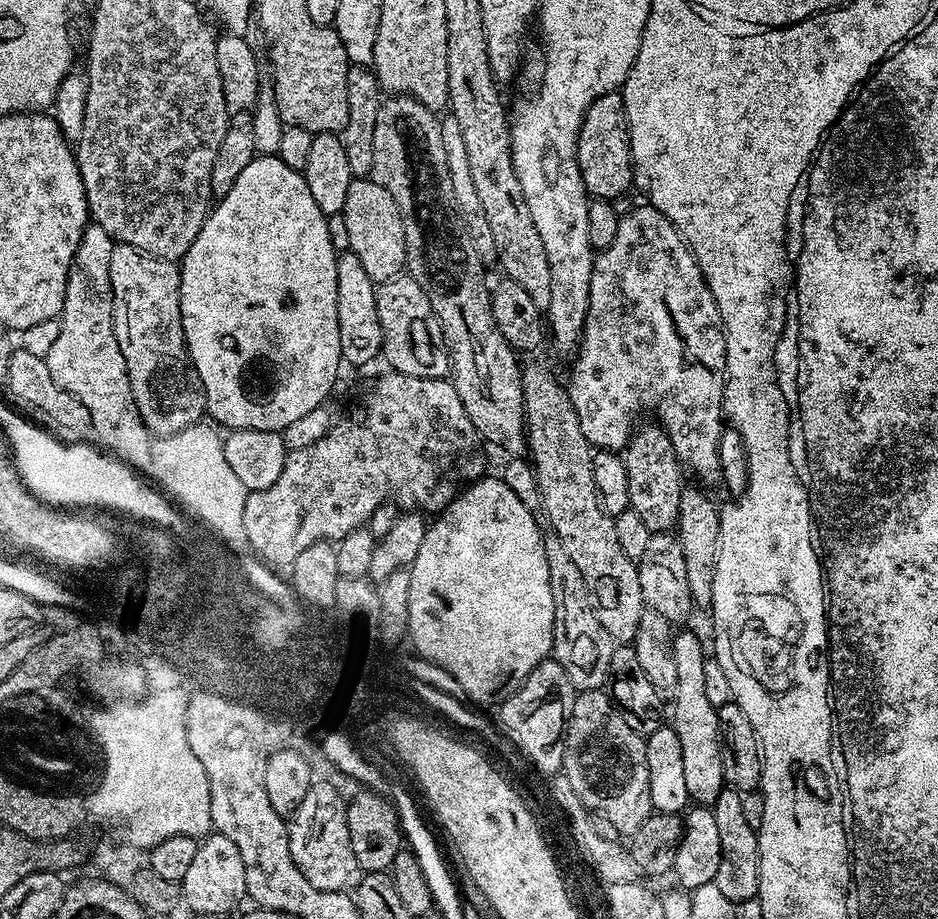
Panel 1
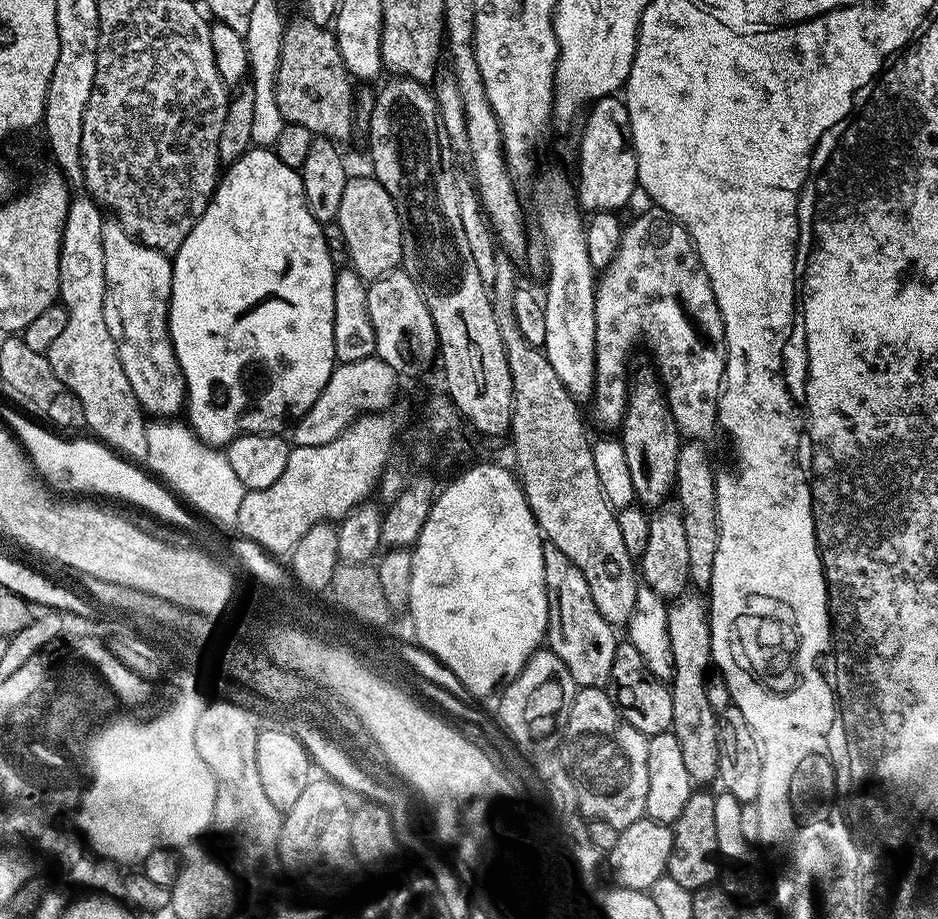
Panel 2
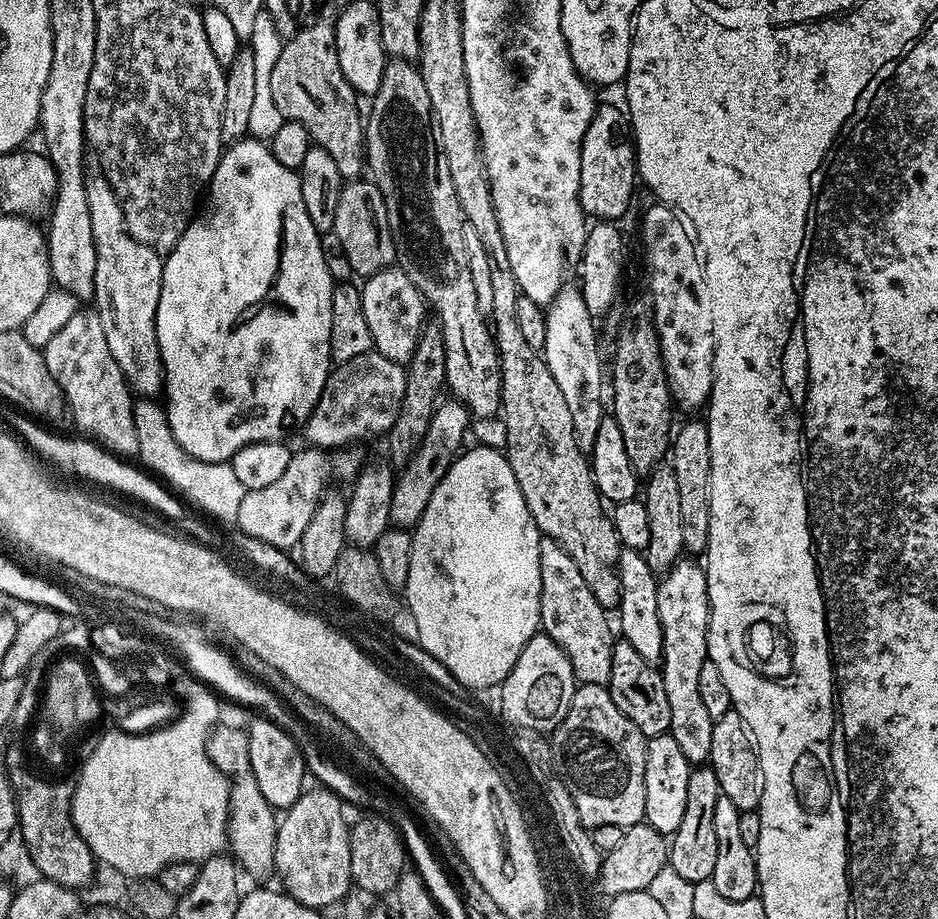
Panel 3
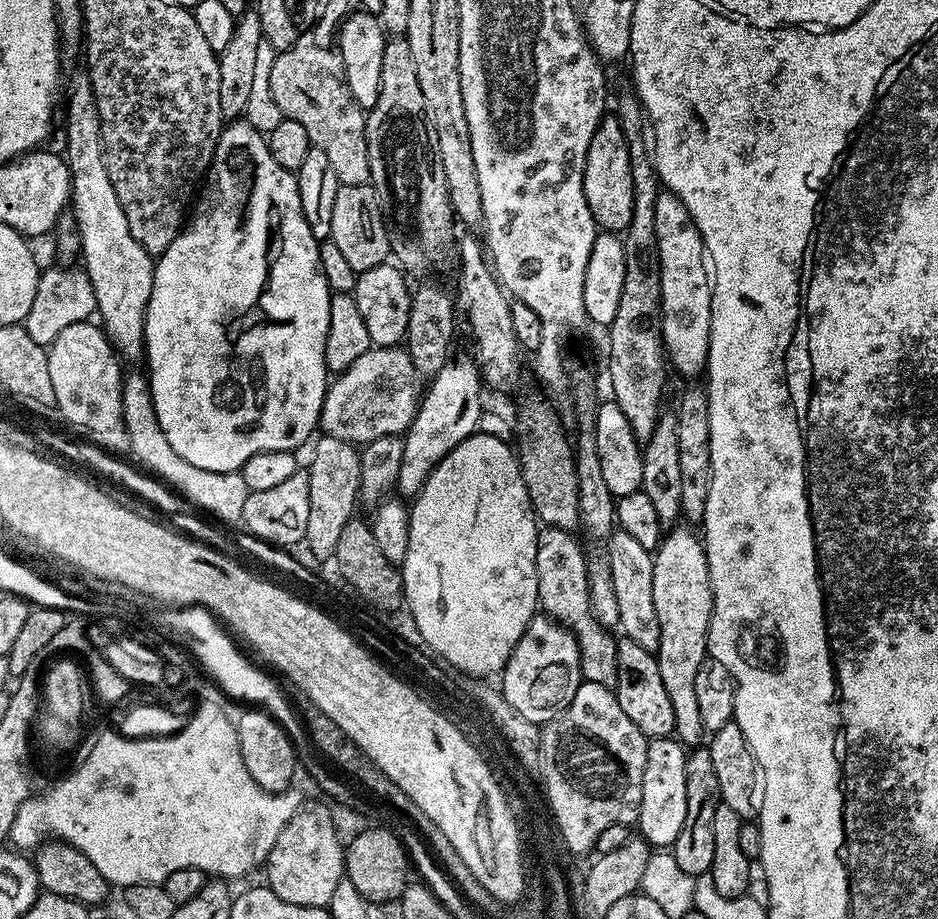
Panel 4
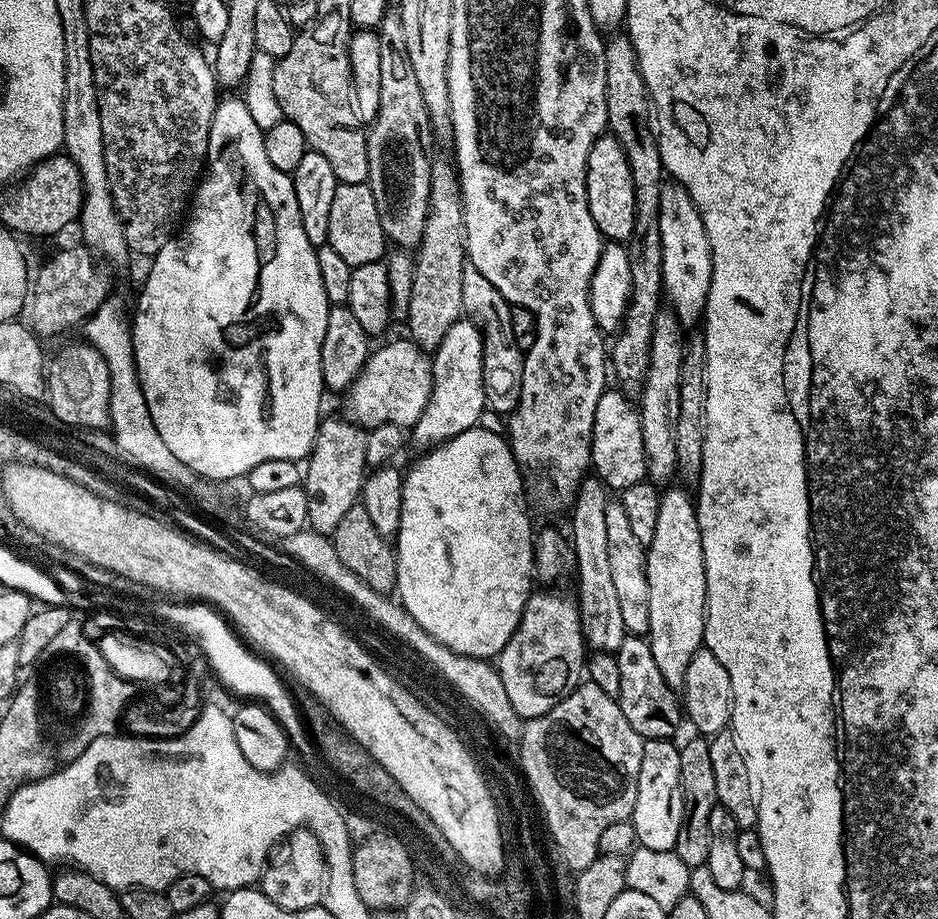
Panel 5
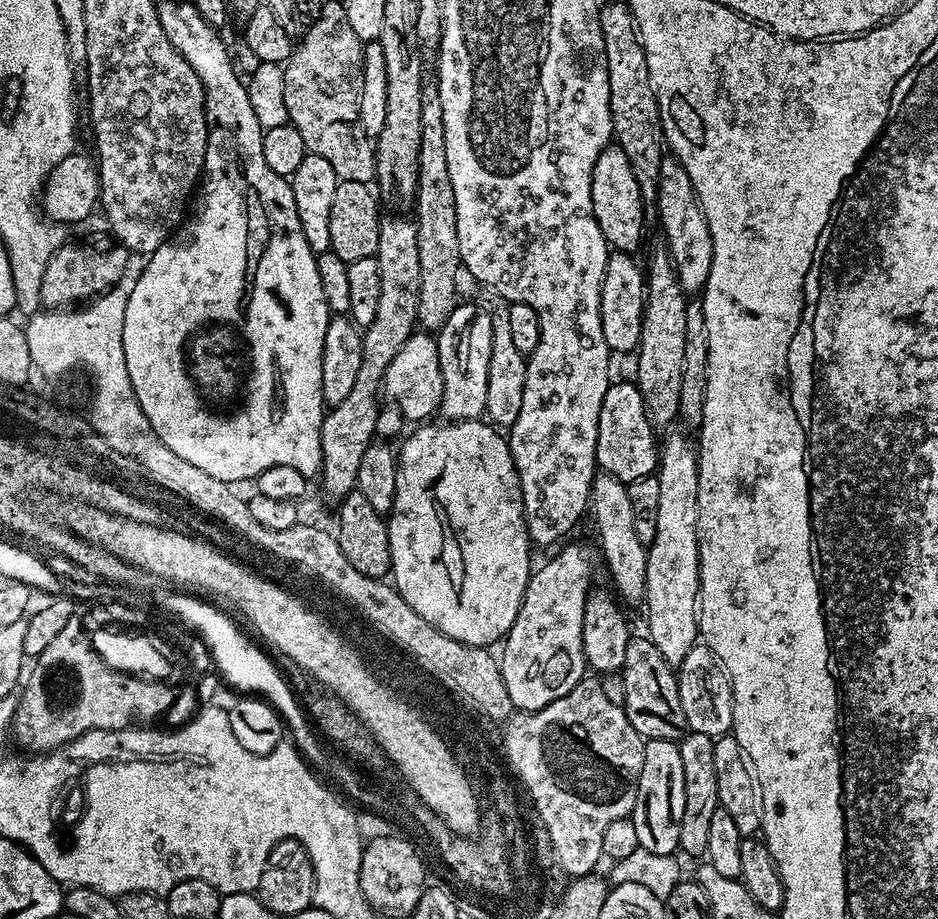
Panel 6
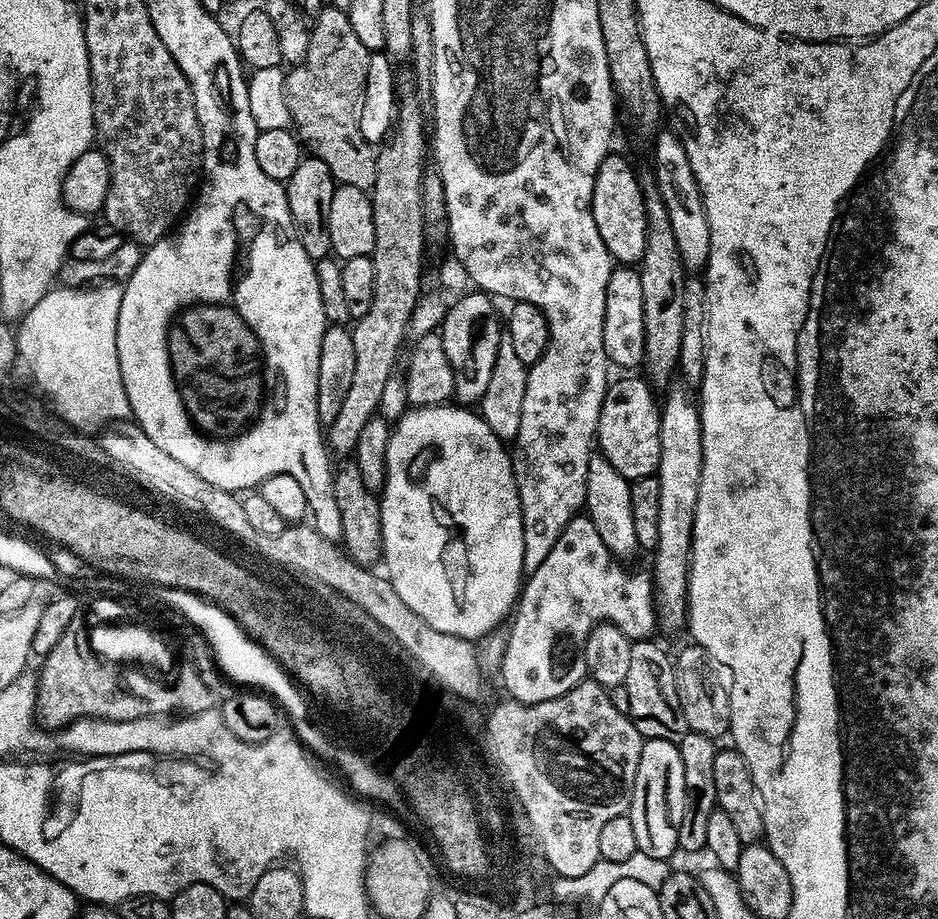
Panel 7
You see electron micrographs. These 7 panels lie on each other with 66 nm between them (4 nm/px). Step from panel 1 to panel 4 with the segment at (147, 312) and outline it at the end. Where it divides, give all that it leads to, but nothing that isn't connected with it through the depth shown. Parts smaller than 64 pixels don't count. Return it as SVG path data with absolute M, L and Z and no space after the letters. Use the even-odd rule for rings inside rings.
M80 74L80 77L73 82L68 96L68 126L64 132L62 155L68 161L72 179L70 210L74 215L74 226L80 234L80 252L82 257L84 256L82 268L93 284L99 323L111 340L112 347L125 361L141 359L144 356L146 306L150 302L150 290L154 286L154 256L147 248L141 246L138 238L134 238L134 234L130 234L130 222L126 222L122 202L118 202L118 194L114 194L114 182L110 182L110 174L106 170L98 106L94 102L92 83L84 74Z

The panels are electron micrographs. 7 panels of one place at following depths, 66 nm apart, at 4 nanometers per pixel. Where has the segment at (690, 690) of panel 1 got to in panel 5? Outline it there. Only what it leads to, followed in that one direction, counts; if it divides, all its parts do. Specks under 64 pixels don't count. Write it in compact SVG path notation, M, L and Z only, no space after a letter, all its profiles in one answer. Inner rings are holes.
M669 487L661 495L654 542L646 546L646 582L650 582L650 626L646 639L658 670L662 670L662 678L666 678L673 690L680 690L684 687L690 660L704 642L704 614L708 603L702 534L694 496L687 487L676 487Z

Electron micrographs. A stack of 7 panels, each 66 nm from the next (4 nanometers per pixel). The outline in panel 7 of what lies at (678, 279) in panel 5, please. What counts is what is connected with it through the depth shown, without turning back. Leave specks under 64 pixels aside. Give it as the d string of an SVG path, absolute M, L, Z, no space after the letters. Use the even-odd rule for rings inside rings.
M671 130L657 131L654 143L656 145L652 148L651 167L654 169L658 190L662 194L662 202L666 202L666 211L670 213L670 226L678 242L680 261L684 263L685 269L703 269L710 254L710 226L700 197L700 187L694 178L694 170L690 170L690 158L686 158L686 146L682 146L680 137Z

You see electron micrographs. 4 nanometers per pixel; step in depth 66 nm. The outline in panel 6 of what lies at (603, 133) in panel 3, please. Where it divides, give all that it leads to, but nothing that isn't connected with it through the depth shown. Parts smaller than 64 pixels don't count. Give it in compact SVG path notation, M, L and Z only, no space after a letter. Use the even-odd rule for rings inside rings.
M615 142L609 143L608 147L602 150L602 154L598 154L598 162L594 162L590 194L598 230L602 230L609 249L629 254L635 253L637 251L635 248L639 246L640 239L644 236L646 205L640 199L638 181L634 178L634 170L630 170L626 150L619 148Z

